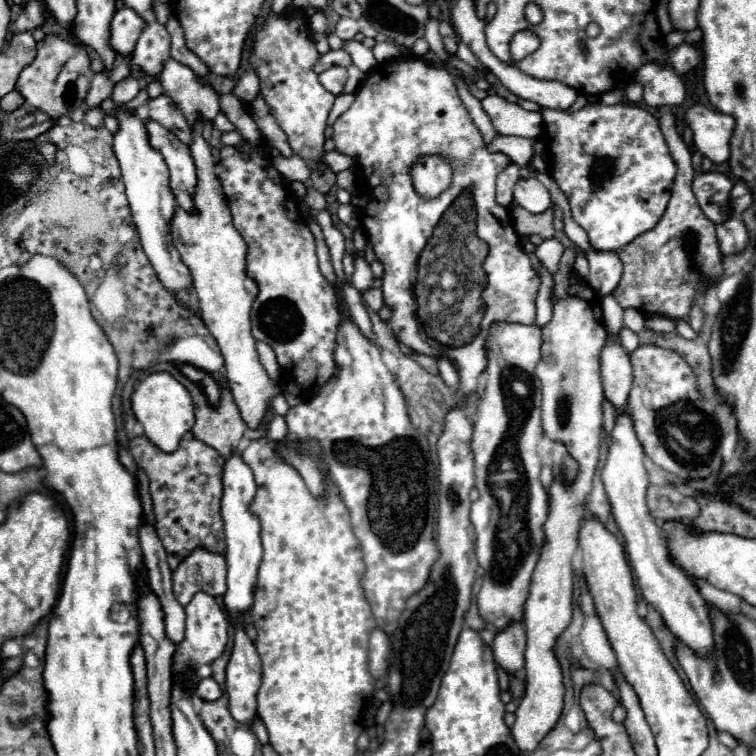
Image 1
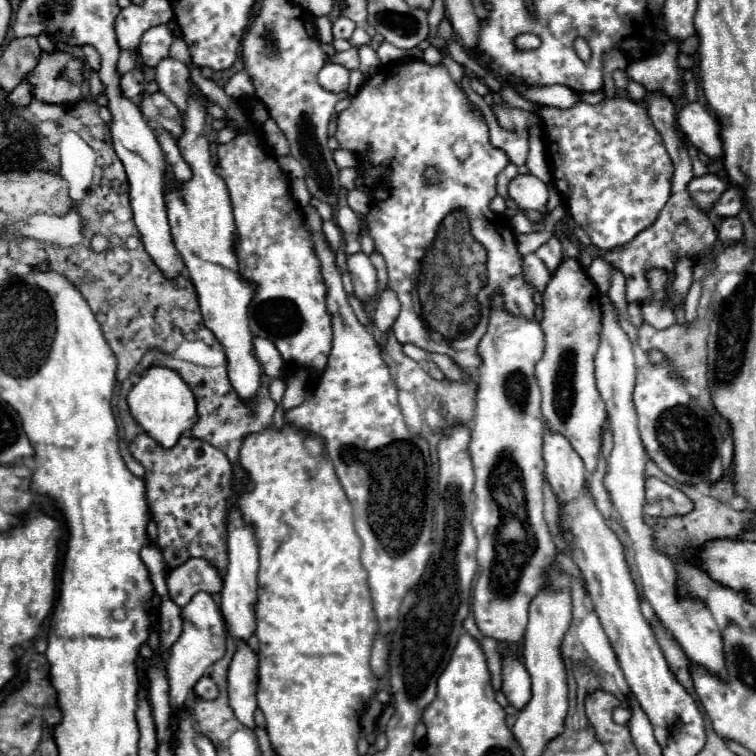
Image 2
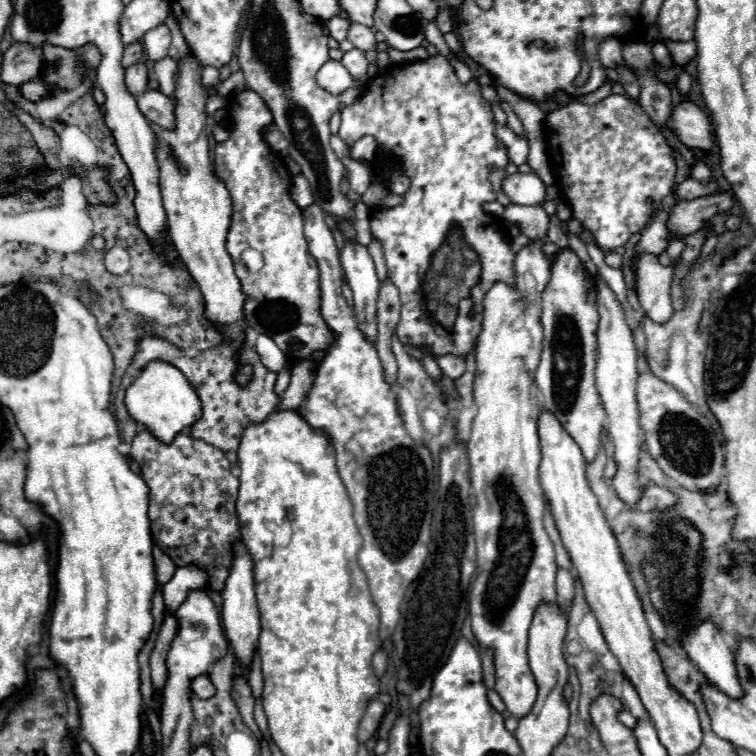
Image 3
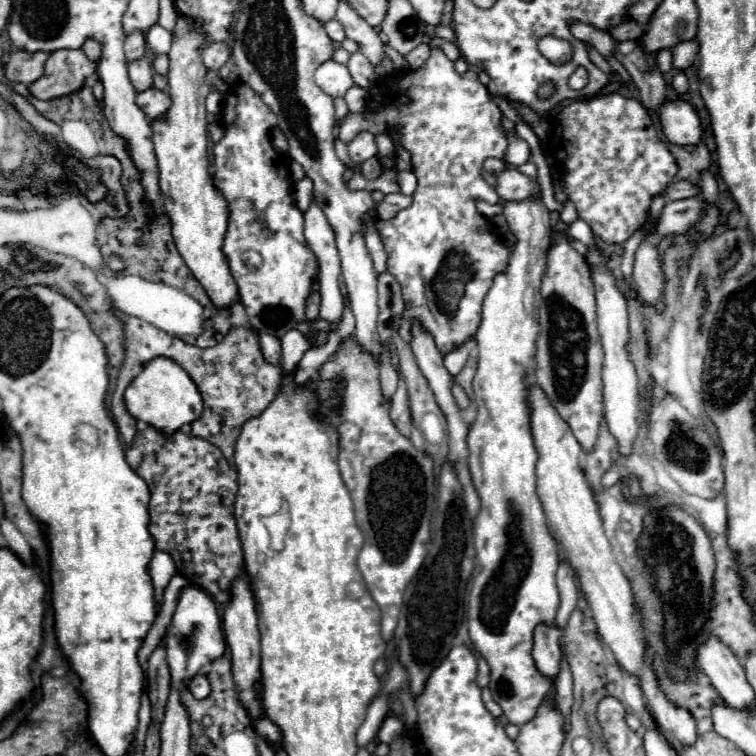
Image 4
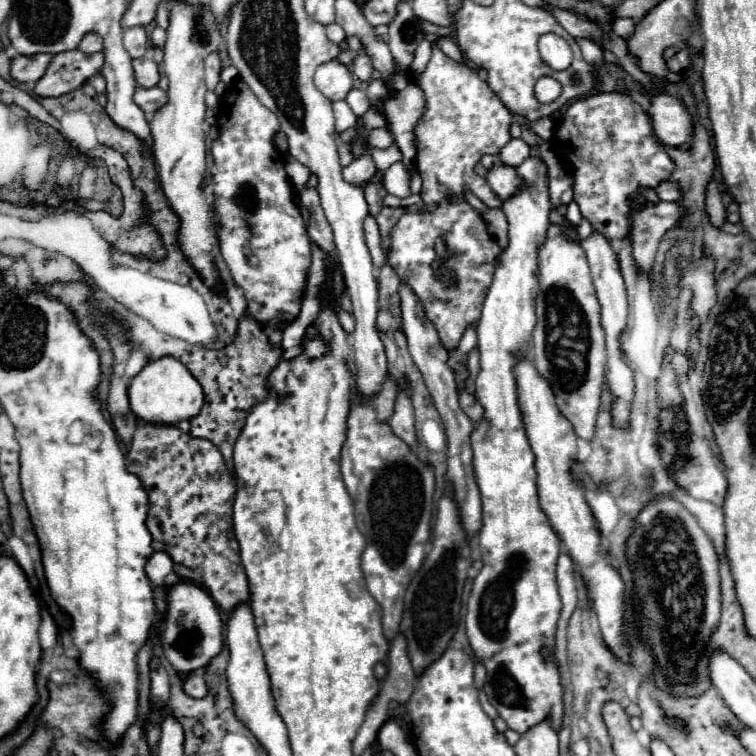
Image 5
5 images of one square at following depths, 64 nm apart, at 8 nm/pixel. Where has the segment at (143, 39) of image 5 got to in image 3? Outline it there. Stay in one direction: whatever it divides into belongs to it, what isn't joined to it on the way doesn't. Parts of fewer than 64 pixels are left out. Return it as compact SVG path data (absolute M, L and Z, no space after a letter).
M140 42L130 44L130 46L124 48L124 56L122 56L122 66L124 66L124 68L134 66L134 64L140 62L140 60L142 60L142 46L140 46Z

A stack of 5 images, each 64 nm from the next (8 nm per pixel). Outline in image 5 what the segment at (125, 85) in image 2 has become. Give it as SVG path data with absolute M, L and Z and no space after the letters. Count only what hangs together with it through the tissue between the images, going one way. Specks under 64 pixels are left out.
M152 58L132 60L132 66L134 66L134 78L136 78L136 84L138 86L152 88L152 86L158 84L160 70L158 70L158 64Z

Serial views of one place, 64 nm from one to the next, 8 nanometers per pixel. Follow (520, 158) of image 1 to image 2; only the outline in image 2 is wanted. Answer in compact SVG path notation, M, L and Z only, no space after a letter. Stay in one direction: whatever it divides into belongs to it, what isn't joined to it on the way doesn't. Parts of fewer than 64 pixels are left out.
M494 116L490 120L486 118L486 122L488 122L488 128L490 128L492 146L504 150L512 164L524 166L526 158L528 158L528 136L526 134L518 134L518 132L502 130L498 126L498 122L494 120Z

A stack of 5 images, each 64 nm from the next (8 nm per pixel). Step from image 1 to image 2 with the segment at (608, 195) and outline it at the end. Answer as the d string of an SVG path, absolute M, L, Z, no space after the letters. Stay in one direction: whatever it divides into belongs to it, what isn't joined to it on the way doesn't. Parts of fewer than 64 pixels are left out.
M626 98L602 100L594 106L586 102L576 102L572 108L566 110L540 108L540 116L550 146L548 152L552 182L564 196L572 220L588 232L592 244L598 250L622 248L636 234L640 234L642 230L652 226L652 222L656 222L660 210L670 198L674 166L668 158L658 130L652 126L652 120L648 118L648 112L642 104Z

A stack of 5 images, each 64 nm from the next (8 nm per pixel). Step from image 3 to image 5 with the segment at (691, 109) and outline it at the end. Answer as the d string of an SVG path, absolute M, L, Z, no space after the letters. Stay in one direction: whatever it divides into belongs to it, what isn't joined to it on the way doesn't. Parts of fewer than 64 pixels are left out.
M656 94L650 100L648 116L652 120L652 128L656 138L666 146L682 146L694 136L694 120L682 100Z

